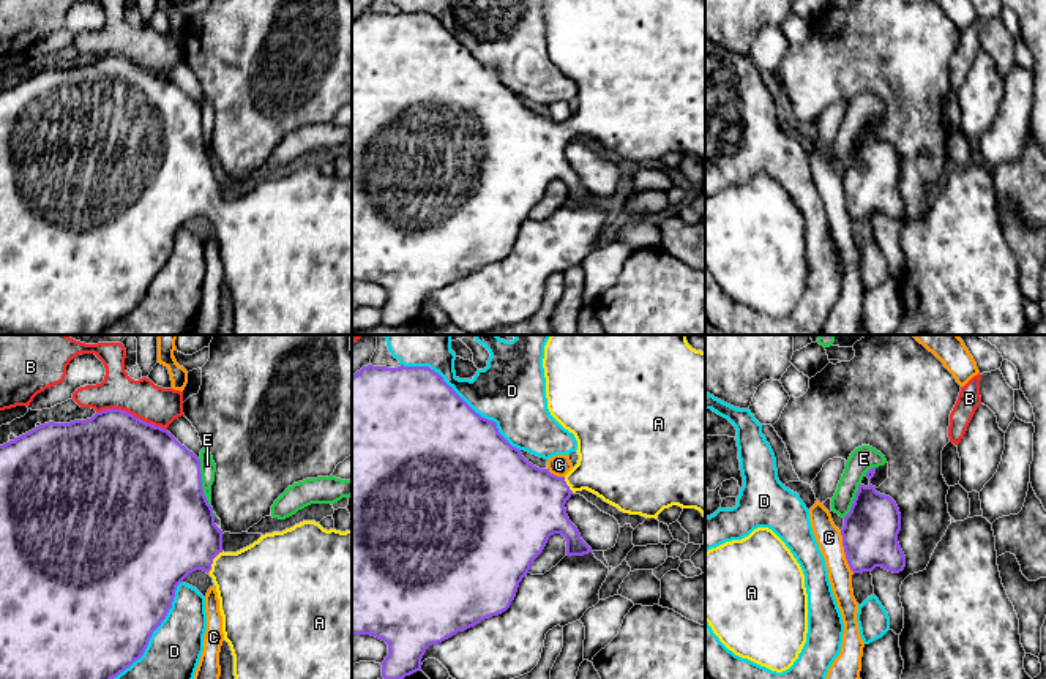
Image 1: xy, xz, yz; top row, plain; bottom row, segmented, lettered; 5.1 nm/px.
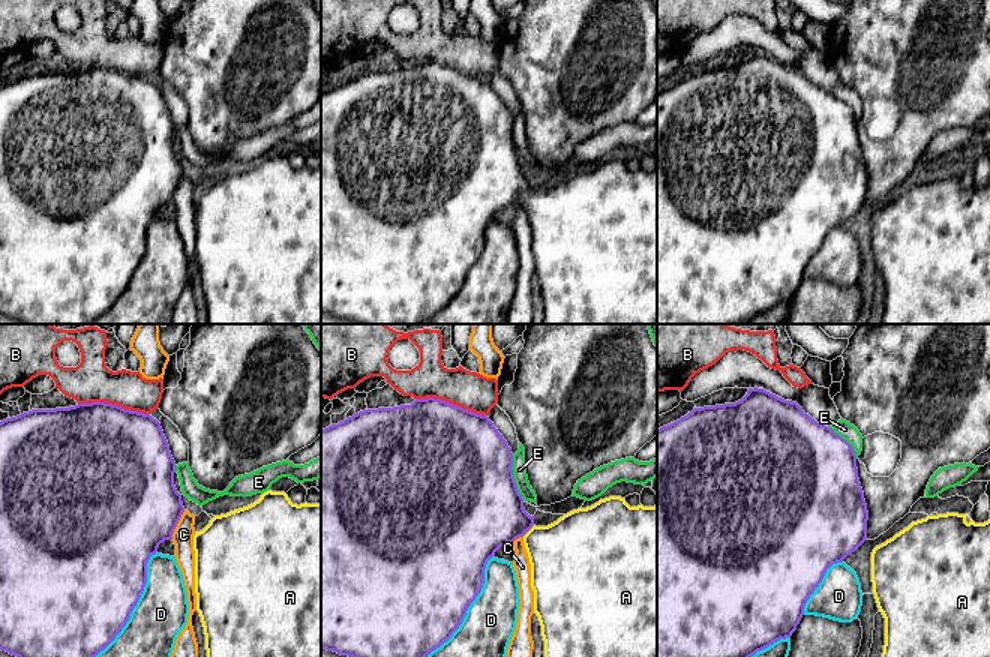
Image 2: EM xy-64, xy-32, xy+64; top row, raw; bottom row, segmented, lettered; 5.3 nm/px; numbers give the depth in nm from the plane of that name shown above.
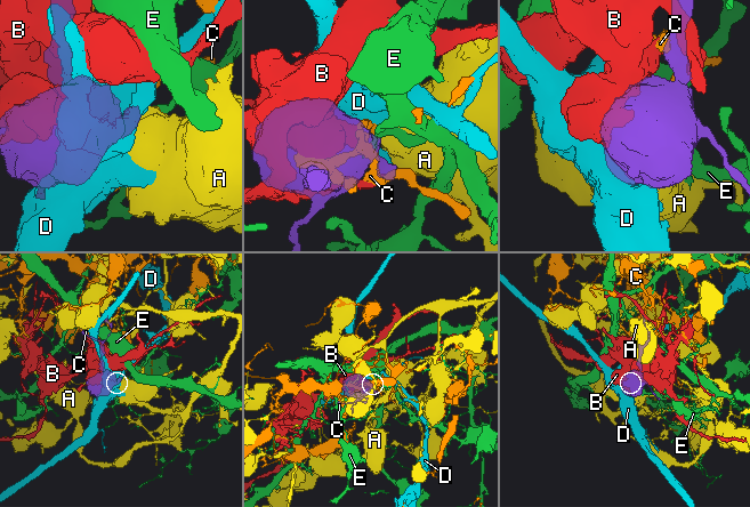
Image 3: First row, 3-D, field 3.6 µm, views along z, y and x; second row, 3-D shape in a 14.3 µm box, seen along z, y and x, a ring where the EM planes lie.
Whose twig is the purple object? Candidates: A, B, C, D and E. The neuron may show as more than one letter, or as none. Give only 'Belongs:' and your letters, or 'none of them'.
Belongs: A

